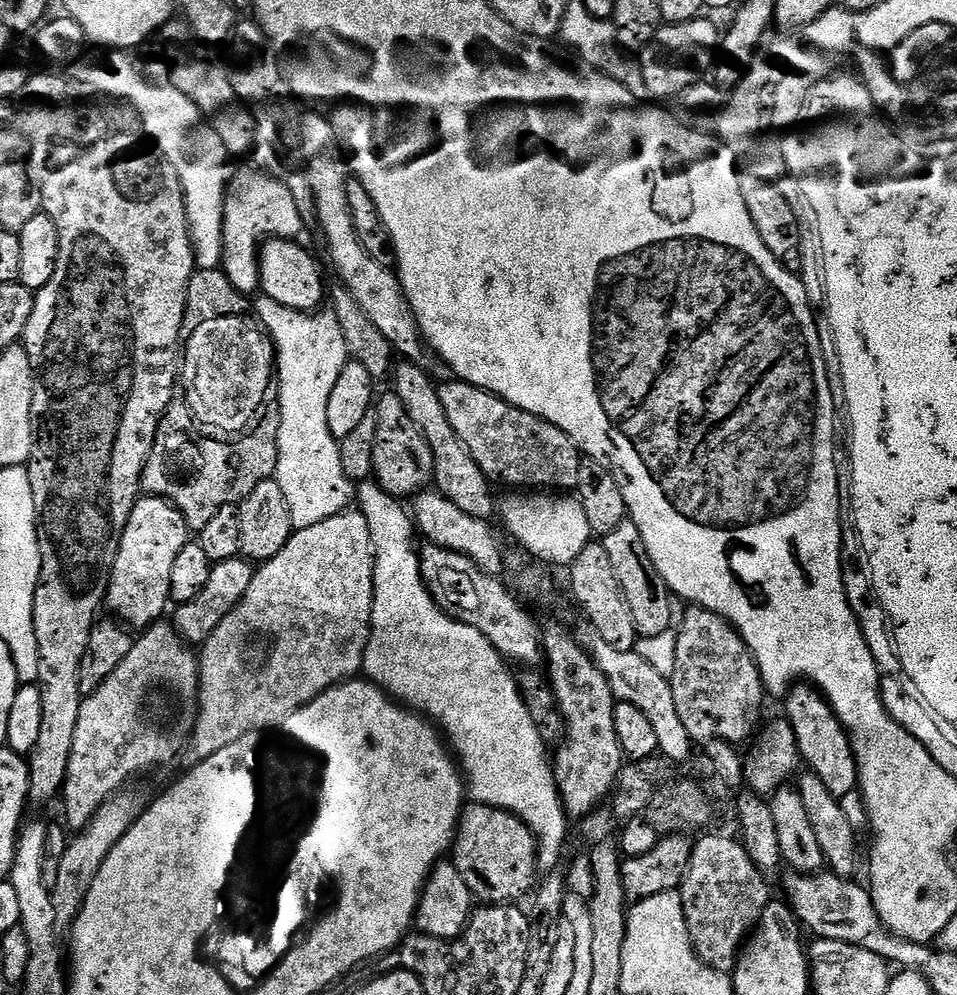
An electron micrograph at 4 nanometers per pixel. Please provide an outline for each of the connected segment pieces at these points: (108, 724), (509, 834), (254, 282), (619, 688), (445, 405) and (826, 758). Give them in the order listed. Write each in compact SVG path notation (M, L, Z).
M157 622L148 625L133 639L130 654L126 654L126 658L122 658L118 668L110 674L110 678L106 678L106 682L102 682L102 686L98 686L98 690L87 693L82 702L82 710L78 714L78 726L74 729L74 744L70 746L70 764L66 770L66 782L64 783L64 791L62 793L62 801L64 800L64 816L68 819L68 824L72 830L85 828L90 822L90 818L95 812L105 804L111 796L116 795L125 787L124 784L131 776L136 776L139 772L152 772L155 768L160 768L163 764L168 764L180 751L185 751L186 745L189 743L192 730L196 724L198 715L198 699L200 697L200 657L197 649L189 644L187 640L183 640L176 633L176 629L168 622Z
M465 803L450 849L450 863L462 874L477 901L489 905L520 902L537 887L538 841L536 835L512 812L488 804Z
M244 168L240 173L233 175L228 181L228 190L224 194L224 258L222 261L222 271L226 278L230 278L230 286L234 286L234 290L245 294L254 294L260 292L260 248L268 240L296 240L299 237L299 232L305 231L305 225L301 215L298 214L298 209L294 204L294 197L290 194L283 179L275 180L272 176L267 176L264 172L255 172L252 168Z
M579 619L574 635L584 648L592 656L592 660L598 665L599 669L606 674L610 682L611 692L619 703L637 706L642 710L646 718L653 723L654 731L657 732L659 753L667 761L682 762L689 758L694 742L686 731L686 726L682 723L682 718L678 717L678 709L675 707L673 688L671 681L658 673L658 670L646 662L635 649L630 651L618 651L610 643L602 638L602 634L594 628L594 624L589 620Z
M455 378L449 379L449 384L441 383L440 401L442 402L442 410L446 410L446 418L450 418L450 426L454 426L454 434L459 438L460 443L468 449L470 458L474 458L474 462L482 470L482 474L488 477L493 485L509 484L512 490L575 490L578 486L578 474L580 473L580 465L582 463L582 453L576 447L576 443L571 440L562 430L558 430L558 426L554 426L550 422L546 422L542 418L538 418L529 412L523 412L521 408L516 408L512 404L508 404L502 398L498 398L493 392L482 390L473 384L467 384L465 380Z
M800 682L789 689L784 703L786 703L785 717L794 728L800 756L807 769L821 778L827 790L830 794L834 794L836 799L855 791L858 786L856 756L853 754L847 732L824 696L810 684Z

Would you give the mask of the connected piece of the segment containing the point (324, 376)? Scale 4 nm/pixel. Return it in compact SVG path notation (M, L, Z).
M261 295L259 299L257 304L255 301L254 312L256 308L257 314L260 315L259 323L274 345L274 368L278 373L278 388L280 384L278 466L274 479L278 486L282 486L282 494L286 494L286 506L290 506L293 529L318 526L318 522L326 522L326 518L334 518L340 512L349 511L354 500L353 481L348 480L346 470L342 470L340 445L330 434L330 422L326 422L326 406L330 406L330 394L338 383L338 374L342 374L342 370L350 363L346 341L338 319L331 310L298 312L274 302L269 296Z

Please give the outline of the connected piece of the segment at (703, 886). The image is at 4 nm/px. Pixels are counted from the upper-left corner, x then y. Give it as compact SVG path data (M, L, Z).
M704 836L695 841L688 873L678 891L692 945L704 964L726 973L736 967L746 937L755 929L770 901L764 880L765 873L757 868L739 839Z

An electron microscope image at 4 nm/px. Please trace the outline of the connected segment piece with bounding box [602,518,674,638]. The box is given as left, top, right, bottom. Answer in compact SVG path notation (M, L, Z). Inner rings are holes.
M625 518L615 530L610 530L610 534L603 536L602 543L610 563L614 566L618 586L630 606L637 637L654 638L654 634L662 634L665 630L673 628L674 594L668 588L668 583L662 578L662 574L658 574L658 566L654 566L654 558L650 558L646 542L642 542L642 530L638 530L638 526L631 518Z

